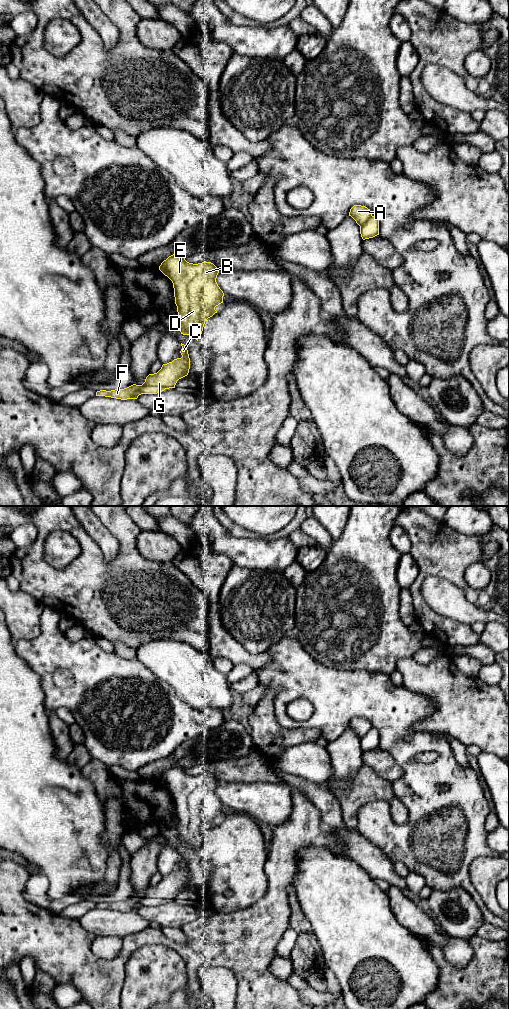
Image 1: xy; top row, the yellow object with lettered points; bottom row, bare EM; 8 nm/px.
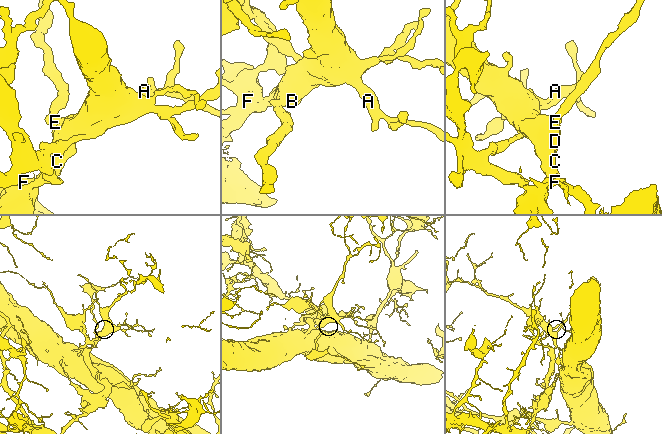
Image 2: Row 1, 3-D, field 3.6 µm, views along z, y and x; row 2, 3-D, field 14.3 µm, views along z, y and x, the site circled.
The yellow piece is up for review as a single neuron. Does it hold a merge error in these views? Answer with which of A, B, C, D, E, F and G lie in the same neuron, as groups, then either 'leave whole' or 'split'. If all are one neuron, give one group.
A F / B C D E G; split

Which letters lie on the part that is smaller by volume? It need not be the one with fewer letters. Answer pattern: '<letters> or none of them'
A, F

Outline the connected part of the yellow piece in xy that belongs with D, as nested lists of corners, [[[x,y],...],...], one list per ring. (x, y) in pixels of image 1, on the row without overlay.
[[[173,766],[161,775],[159,782],[173,795],[181,846],[190,847],[198,853],[205,833],[217,825],[215,819],[223,815],[224,805],[216,794],[219,781],[211,774],[193,776],[181,767]]]

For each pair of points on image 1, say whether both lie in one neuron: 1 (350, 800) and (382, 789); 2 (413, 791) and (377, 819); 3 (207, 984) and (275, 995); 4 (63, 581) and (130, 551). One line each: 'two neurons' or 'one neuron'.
1: one neuron
2: one neuron
3: two neurons
4: one neuron

